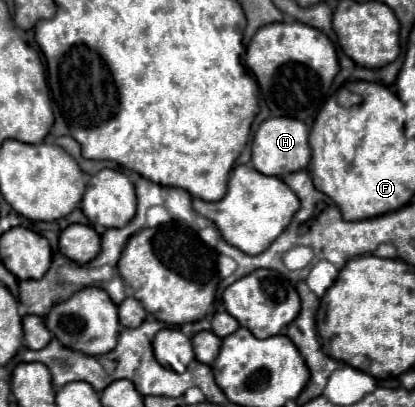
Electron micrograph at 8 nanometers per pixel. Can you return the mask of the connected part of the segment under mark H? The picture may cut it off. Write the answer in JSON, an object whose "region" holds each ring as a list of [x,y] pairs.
{"region":[[[276,116],[260,124],[252,140],[252,166],[258,172],[282,178],[286,174],[308,168],[308,162],[310,162],[310,146],[308,146],[308,128],[304,122],[296,118]]]}

